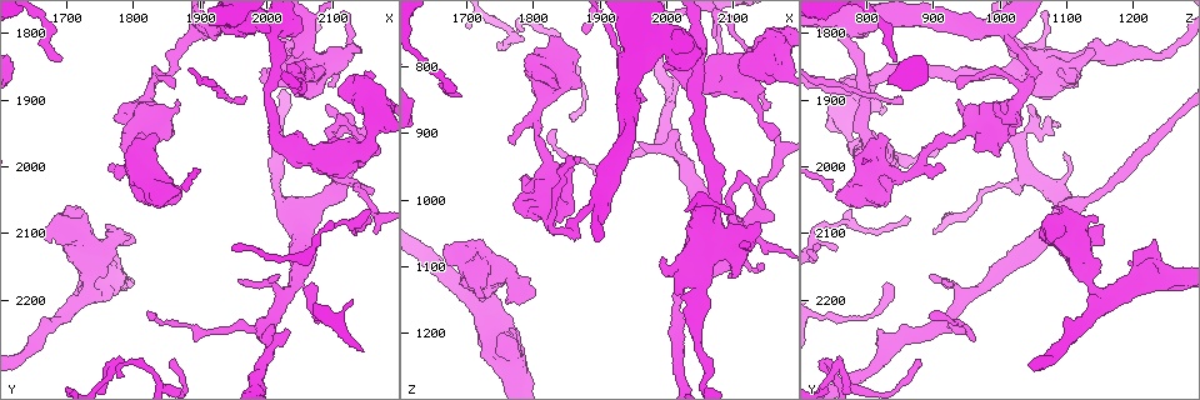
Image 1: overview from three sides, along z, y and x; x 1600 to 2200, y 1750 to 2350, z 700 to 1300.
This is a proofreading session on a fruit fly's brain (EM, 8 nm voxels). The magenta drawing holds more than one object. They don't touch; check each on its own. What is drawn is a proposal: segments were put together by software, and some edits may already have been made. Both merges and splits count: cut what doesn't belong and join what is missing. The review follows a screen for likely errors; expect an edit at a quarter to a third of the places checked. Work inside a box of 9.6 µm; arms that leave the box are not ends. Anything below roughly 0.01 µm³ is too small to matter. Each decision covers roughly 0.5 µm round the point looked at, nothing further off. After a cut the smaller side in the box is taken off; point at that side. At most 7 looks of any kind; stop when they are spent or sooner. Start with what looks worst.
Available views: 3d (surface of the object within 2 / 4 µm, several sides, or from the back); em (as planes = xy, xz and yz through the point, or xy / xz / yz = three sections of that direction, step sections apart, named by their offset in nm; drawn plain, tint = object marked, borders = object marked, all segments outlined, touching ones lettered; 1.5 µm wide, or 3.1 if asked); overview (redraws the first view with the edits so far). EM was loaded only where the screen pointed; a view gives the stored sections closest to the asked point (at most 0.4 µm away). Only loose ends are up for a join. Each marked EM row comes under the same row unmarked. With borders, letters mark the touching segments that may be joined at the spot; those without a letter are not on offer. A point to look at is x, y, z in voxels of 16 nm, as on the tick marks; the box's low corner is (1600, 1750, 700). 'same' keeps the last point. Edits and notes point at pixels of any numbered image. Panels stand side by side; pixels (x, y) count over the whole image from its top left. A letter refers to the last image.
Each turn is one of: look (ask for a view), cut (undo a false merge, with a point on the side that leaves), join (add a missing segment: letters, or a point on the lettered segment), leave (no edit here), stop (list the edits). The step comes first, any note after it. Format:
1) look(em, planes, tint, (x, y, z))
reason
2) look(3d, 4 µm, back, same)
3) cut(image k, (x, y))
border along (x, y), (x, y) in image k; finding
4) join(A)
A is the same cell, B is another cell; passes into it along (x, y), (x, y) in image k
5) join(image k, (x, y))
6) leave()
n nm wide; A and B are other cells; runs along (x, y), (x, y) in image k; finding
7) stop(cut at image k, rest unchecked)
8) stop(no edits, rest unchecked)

look(em, planes, borders, (1695, 1840, 845))
free end

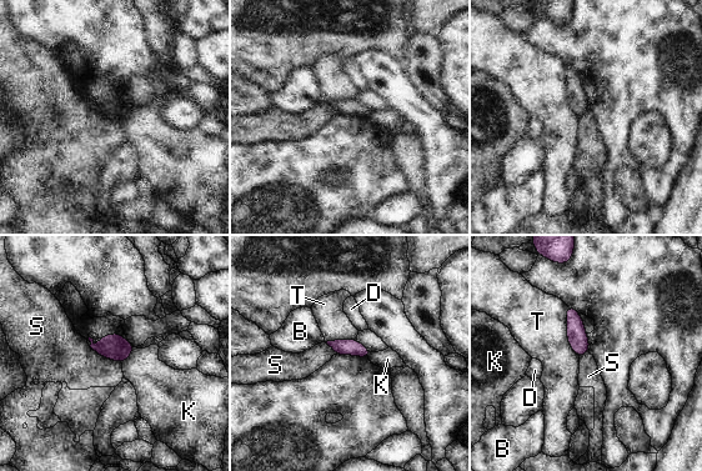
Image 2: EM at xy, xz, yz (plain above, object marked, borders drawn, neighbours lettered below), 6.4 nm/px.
leave()
B, D, K, S and T are other cells; border along (134, 347), (130, 355), (121, 362) in image 2; no lettered segment goes on from it

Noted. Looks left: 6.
look(em, xy, step 8, tint, (1770, 2295, 755))

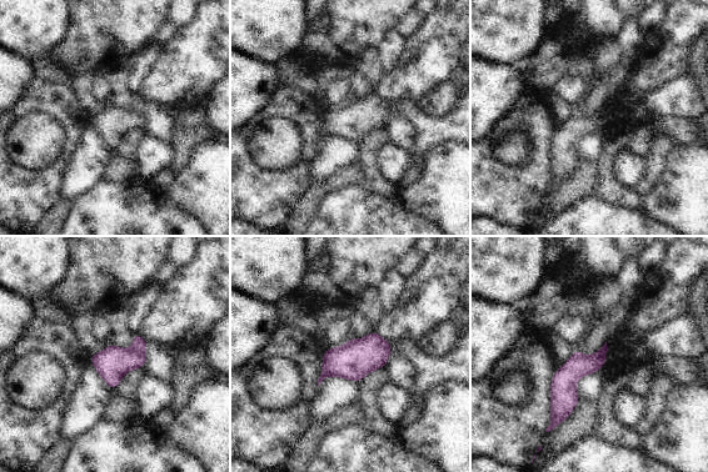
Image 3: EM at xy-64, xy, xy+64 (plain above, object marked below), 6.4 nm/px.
look(em, planes, borders, same)

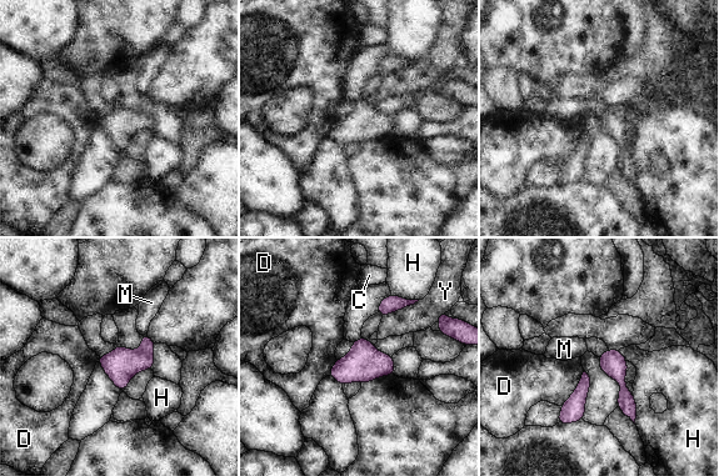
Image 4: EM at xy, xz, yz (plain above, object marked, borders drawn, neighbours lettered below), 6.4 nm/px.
leave()
C, D, H, M and Y are other cells; runs along (610, 352), (633, 415) in image 4; continuous, no second cell

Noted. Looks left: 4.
look(3d, 2 µm, (2020, 2165, 905))
an open end

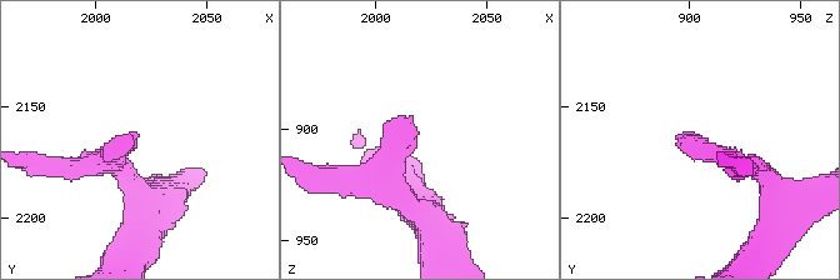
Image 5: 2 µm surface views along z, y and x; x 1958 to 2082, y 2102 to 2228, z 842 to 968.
look(em, planes, borders, (2018, 2161, 900))
shape alone is not enough

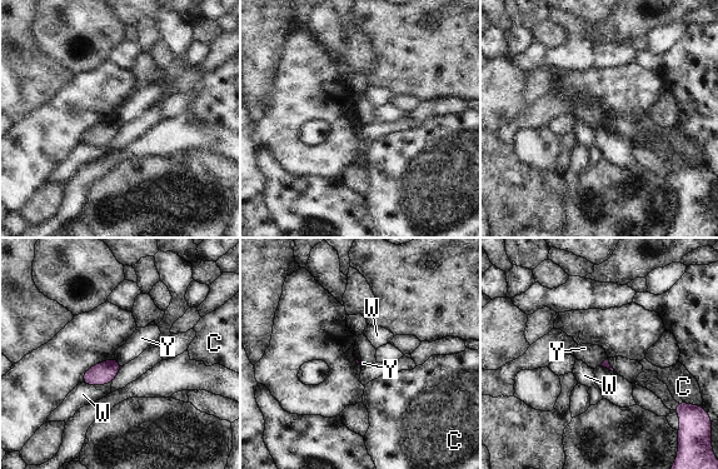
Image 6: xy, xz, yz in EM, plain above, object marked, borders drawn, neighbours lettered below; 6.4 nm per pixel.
leave()
W touches over 190 nm; C, W and Y are other cells; border along (115, 357), (121, 365) in image 6; no lettered segment goes on from it

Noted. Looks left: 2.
stop(no edits, rest unchecked)

